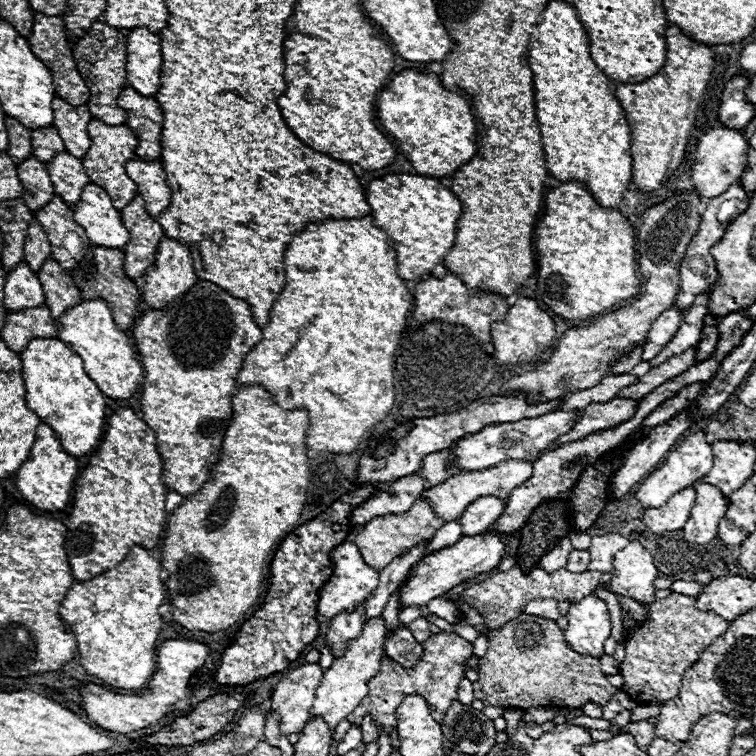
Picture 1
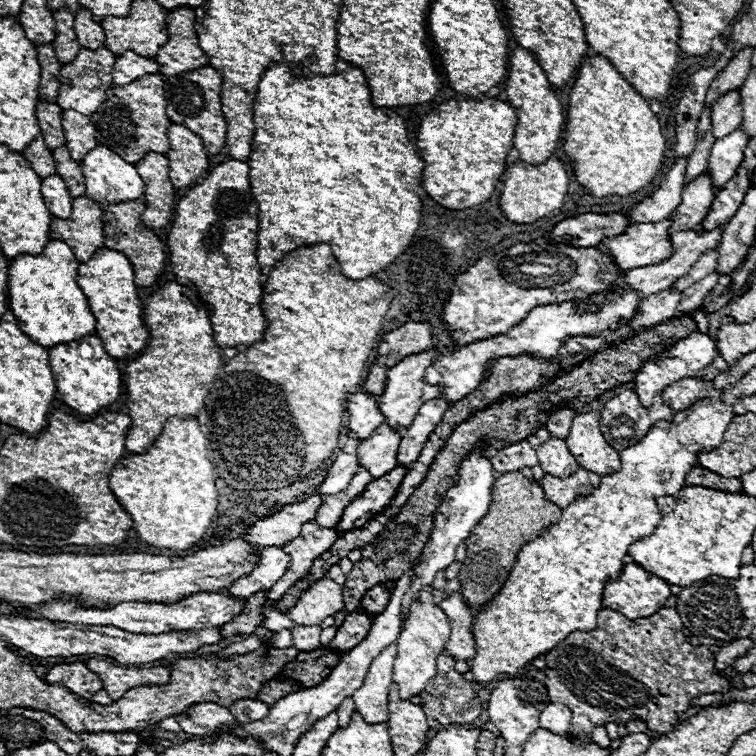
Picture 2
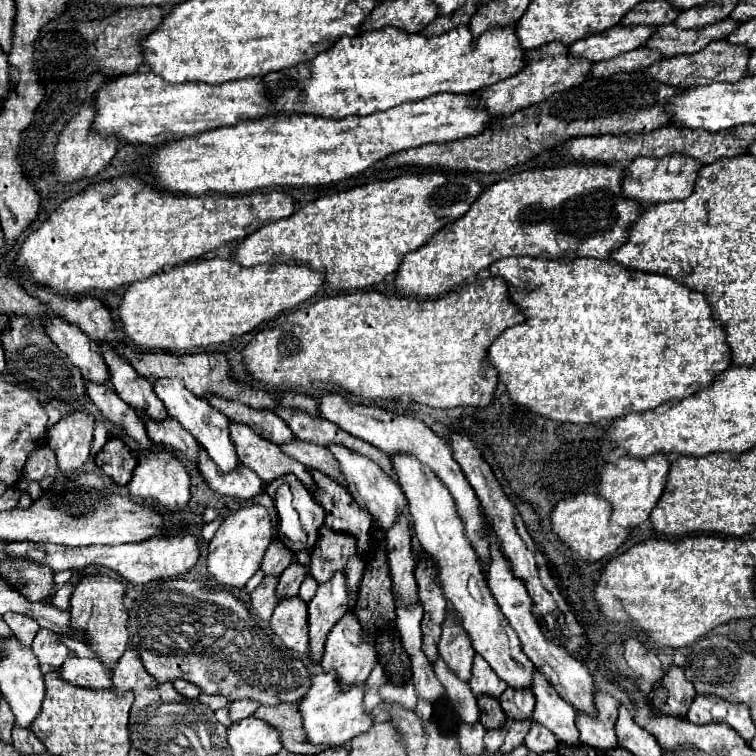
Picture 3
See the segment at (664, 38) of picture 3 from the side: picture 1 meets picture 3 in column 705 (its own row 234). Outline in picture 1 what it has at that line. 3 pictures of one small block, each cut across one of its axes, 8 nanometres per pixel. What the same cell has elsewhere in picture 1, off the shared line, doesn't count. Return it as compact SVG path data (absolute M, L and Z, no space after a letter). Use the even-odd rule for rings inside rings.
M32 220L30 230L26 234L26 244L24 244L24 260L30 264L34 272L38 272L42 264L50 258L50 252L52 252L52 246L44 228L38 224L38 220Z

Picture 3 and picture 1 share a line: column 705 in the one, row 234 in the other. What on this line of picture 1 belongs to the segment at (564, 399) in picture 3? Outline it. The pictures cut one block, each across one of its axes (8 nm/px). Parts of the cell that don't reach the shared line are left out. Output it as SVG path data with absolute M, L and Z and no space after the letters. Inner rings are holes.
M372 214L364 216L364 218L328 218L322 220L318 224L308 224L300 234L296 234L290 244L288 250L284 254L284 274L286 274L286 284L280 292L280 298L276 298L272 312L270 312L270 320L266 324L264 338L244 356L244 366L242 372L238 374L236 382L238 384L262 384L278 402L278 406L292 410L292 408L300 408L304 406L310 414L310 426L306 432L306 446L312 450L320 450L320 452L334 452L334 454L350 454L356 450L358 442L362 440L362 436L380 420L384 420L394 404L394 354L398 350L398 340L402 336L403 330L408 322L406 312L410 312L412 308L413 296L406 288L406 282L398 276L398 268L396 268L396 250L394 250L394 240L380 230L378 226L372 224Z

